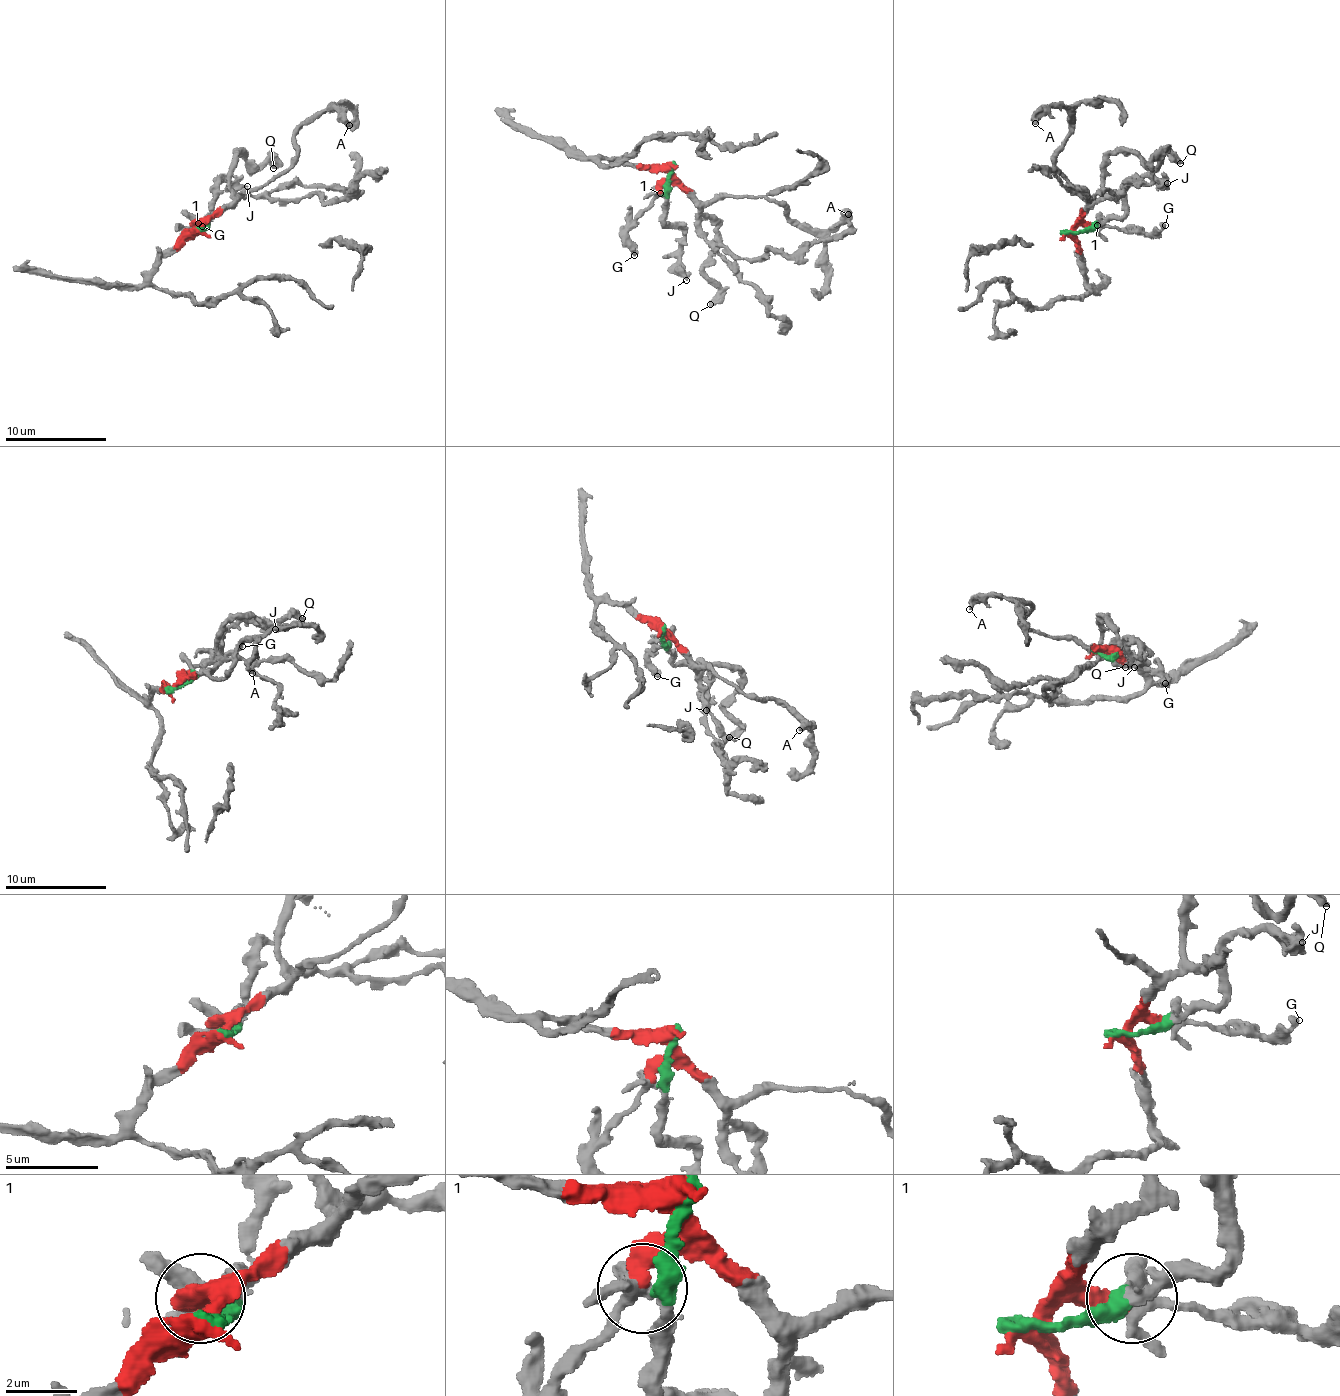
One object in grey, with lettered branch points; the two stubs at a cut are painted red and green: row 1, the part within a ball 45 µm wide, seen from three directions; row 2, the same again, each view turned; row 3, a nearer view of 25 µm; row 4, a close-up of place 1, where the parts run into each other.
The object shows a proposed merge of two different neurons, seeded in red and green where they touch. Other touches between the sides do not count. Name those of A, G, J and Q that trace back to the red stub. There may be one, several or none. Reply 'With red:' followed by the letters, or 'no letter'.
With red: A, G, Q

